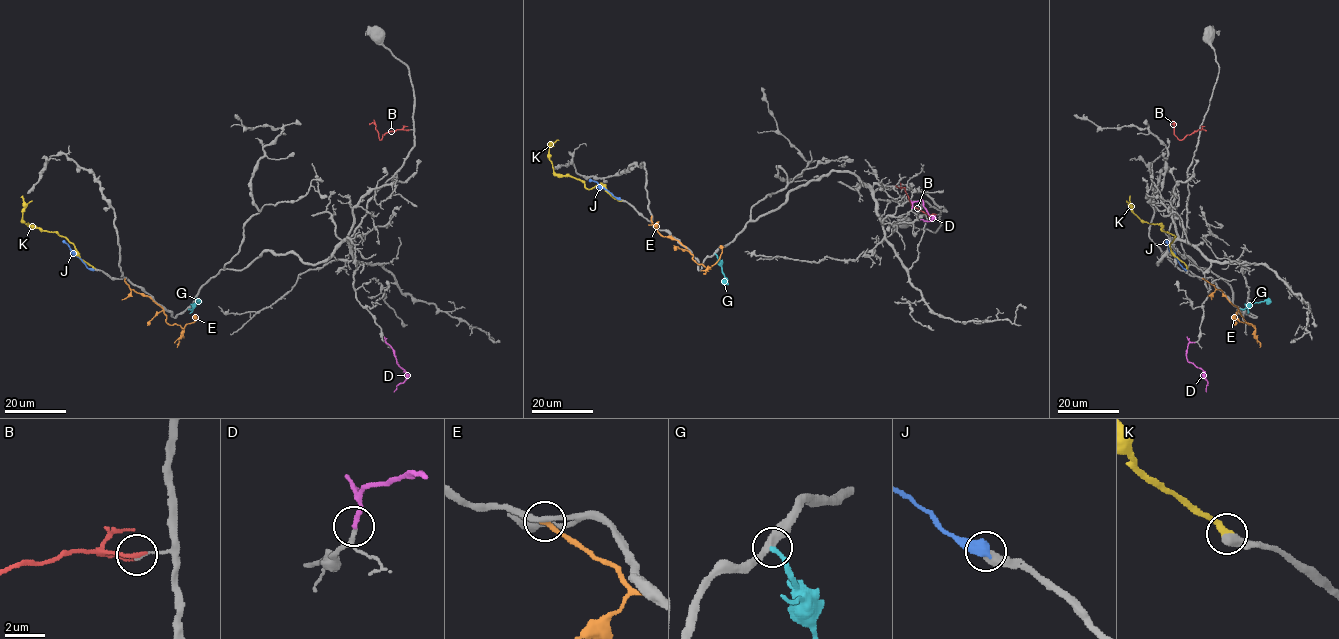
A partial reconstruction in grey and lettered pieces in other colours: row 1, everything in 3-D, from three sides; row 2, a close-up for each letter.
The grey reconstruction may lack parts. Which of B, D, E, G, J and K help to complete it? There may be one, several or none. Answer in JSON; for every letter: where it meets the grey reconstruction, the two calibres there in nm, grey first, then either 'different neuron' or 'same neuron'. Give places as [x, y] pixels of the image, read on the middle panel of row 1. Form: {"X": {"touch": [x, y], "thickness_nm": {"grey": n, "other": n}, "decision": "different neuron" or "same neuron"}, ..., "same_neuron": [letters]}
{"B": {"touch": [934, 214], "thickness_nm": {"grey": 130, "other": 200}, "decision": "different neuron"}, "D": {"touch": [911, 208], "thickness_nm": {"grey": 170, "other": 220}, "decision": "same neuron"}, "E": {"touch": [651, 216], "thickness_nm": {"grey": 280, "other": 240}, "decision": "different neuron"}, "G": {"touch": [715, 253], "thickness_nm": {"grey": 360, "other": 220}, "decision": "different neuron"}, "J": {"touch": [620, 199], "thickness_nm": {"grey": 480, "other": 550}, "decision": "different neuron"}, "K": {"touch": [620, 200], "thickness_nm": {"grey": 550, "other": 400}, "decision": "same neuron"}, "same_neuron": ["D", "K"]}

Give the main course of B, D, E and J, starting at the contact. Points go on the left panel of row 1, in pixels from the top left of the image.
B: (408, 130), (388, 131), (380, 139), (374, 120)
D: (385, 342), (406, 374), (406, 379), (394, 392)
E: (125, 278), (131, 289), (150, 296), (163, 308), (166, 322), (170, 325), (184, 328), (195, 320), (194, 315)
J: (93, 270), (62, 240)

